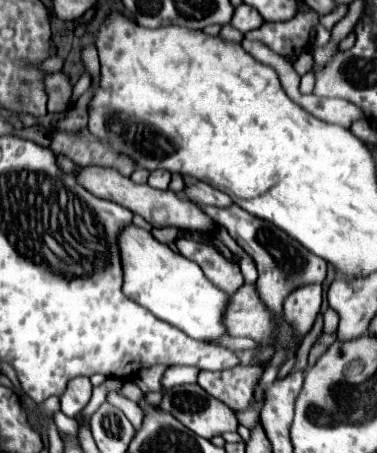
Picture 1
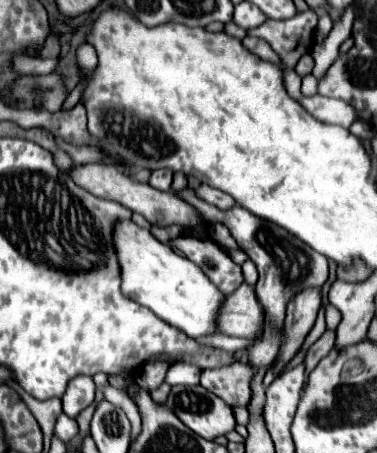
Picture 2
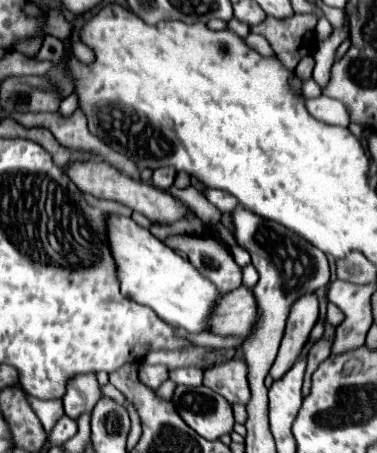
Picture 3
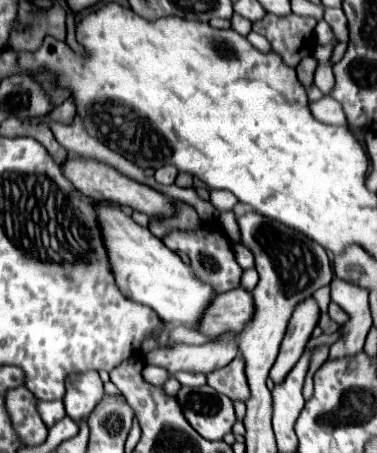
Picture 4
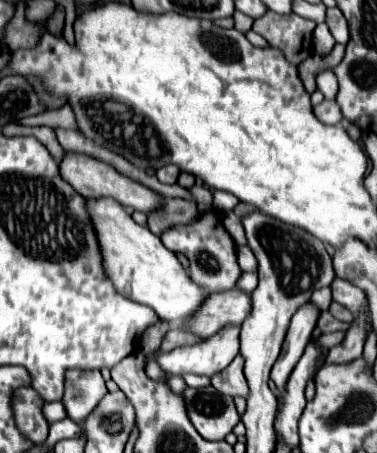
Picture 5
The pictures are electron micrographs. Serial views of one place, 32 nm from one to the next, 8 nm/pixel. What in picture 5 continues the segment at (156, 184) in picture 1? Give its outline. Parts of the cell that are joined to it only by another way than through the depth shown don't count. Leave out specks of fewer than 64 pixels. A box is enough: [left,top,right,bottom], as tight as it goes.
[156,164,180,184]

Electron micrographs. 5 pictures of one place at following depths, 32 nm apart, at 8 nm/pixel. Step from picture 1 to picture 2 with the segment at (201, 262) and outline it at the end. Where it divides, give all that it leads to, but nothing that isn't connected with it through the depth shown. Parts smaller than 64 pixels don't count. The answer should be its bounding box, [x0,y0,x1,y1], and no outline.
[168,236,244,294]

